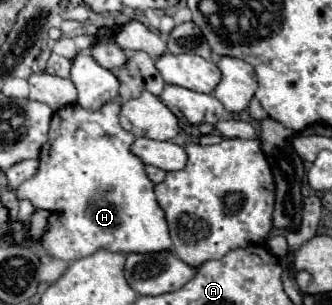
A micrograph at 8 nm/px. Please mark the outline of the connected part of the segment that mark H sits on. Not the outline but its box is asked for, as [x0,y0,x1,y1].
[17,101,171,261]

